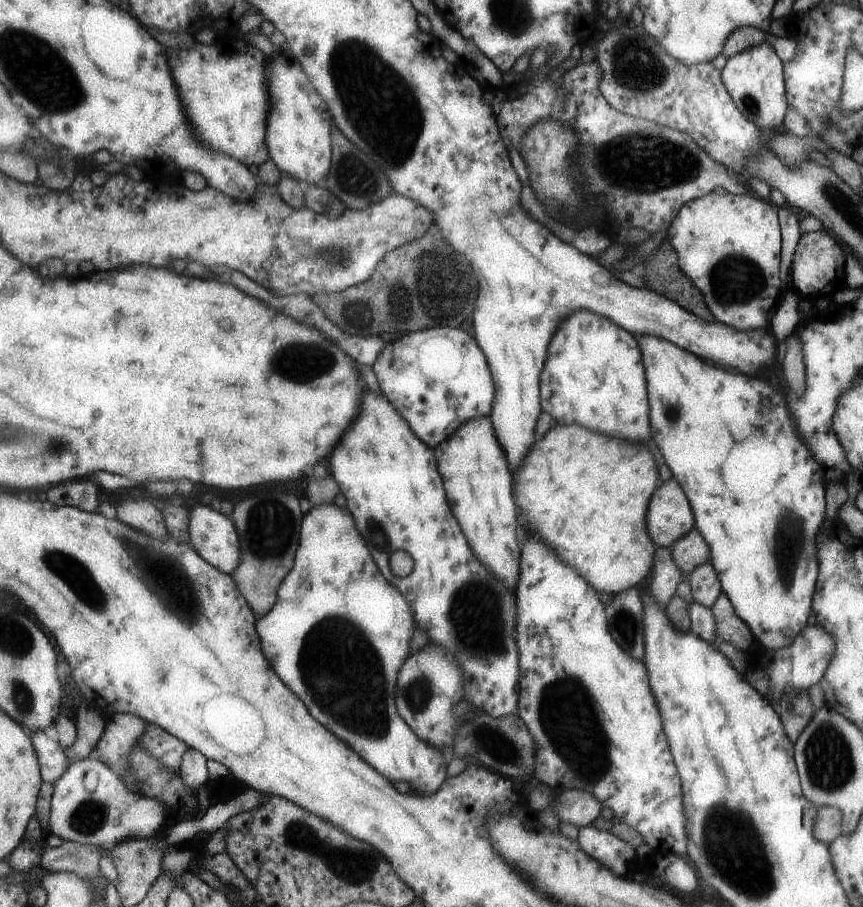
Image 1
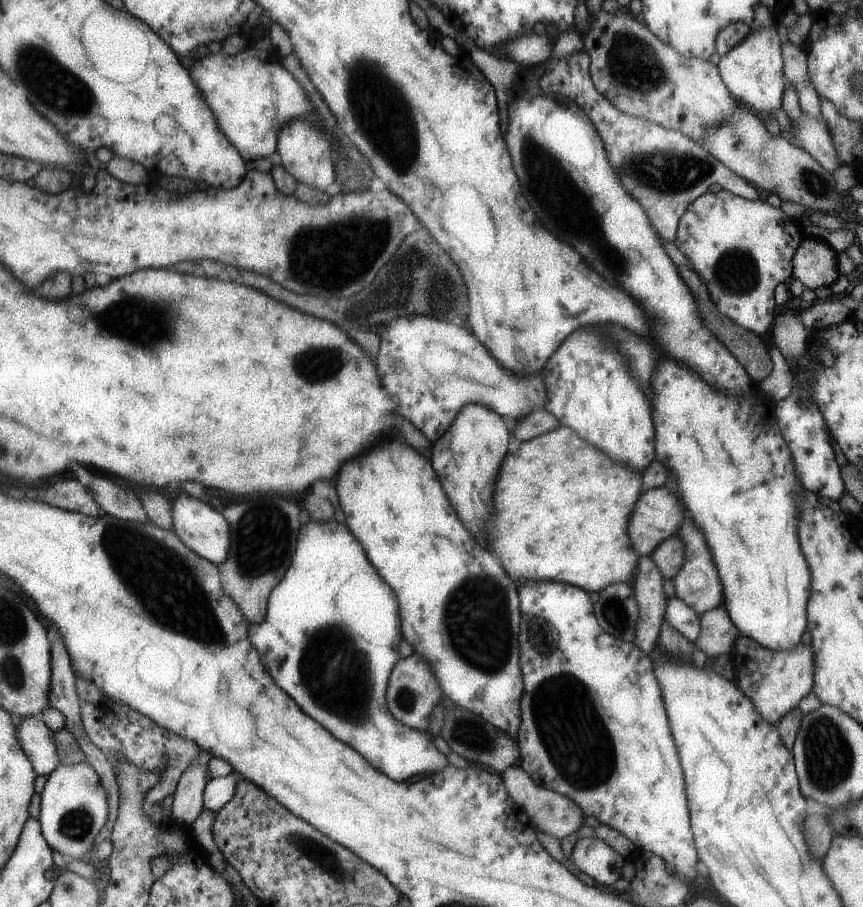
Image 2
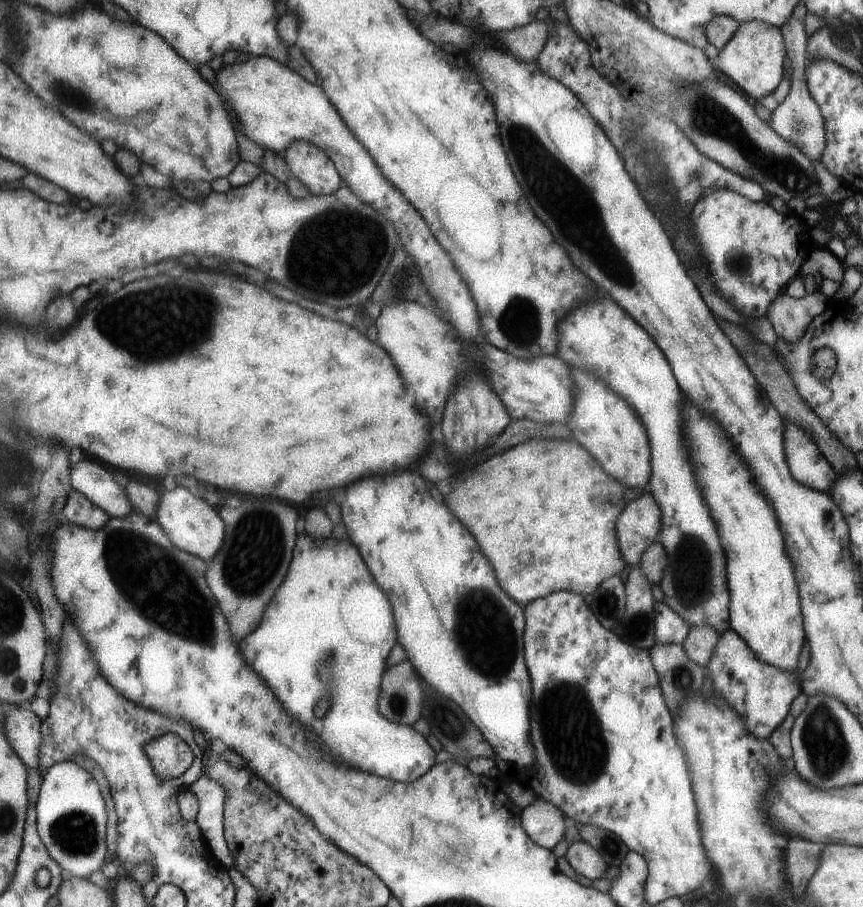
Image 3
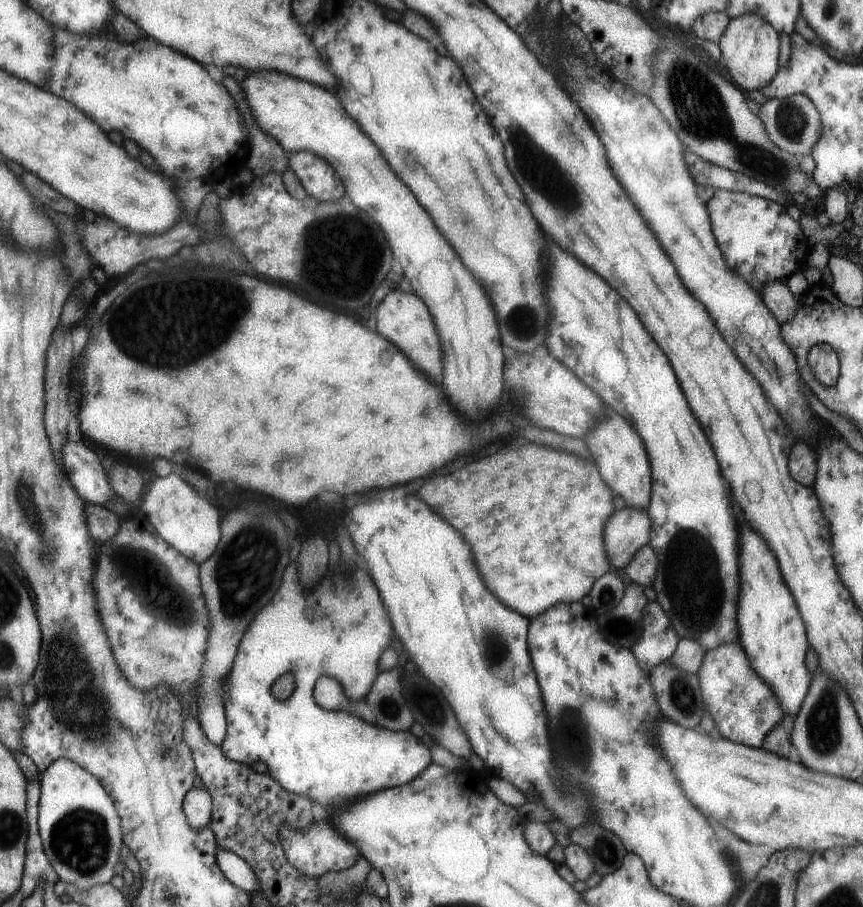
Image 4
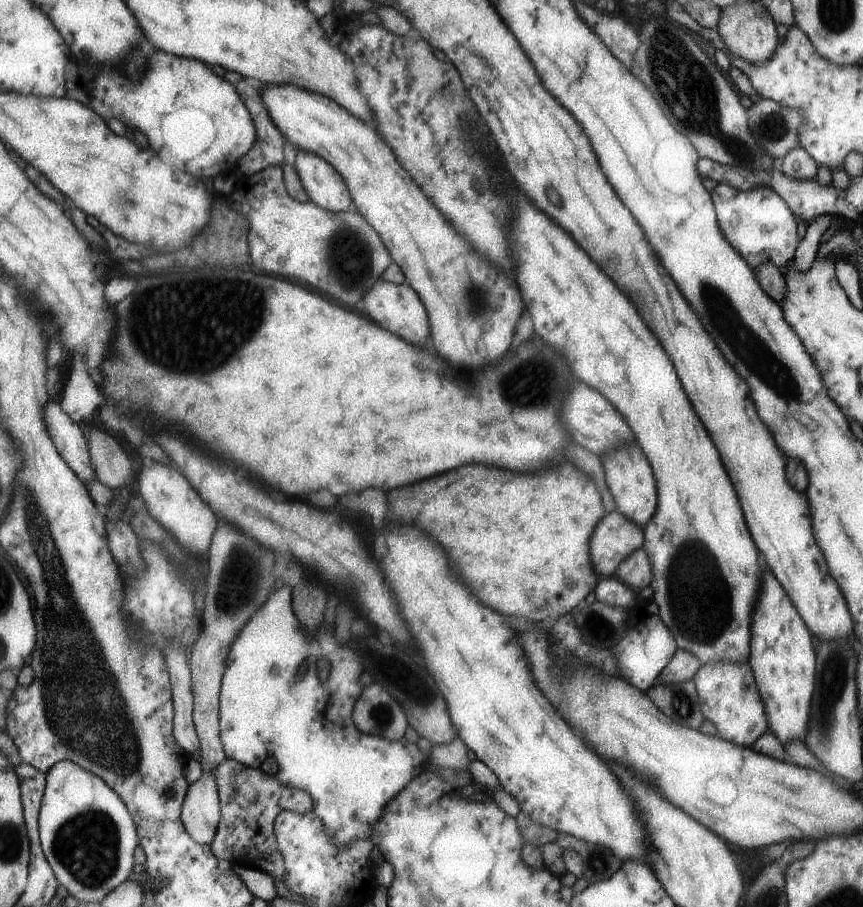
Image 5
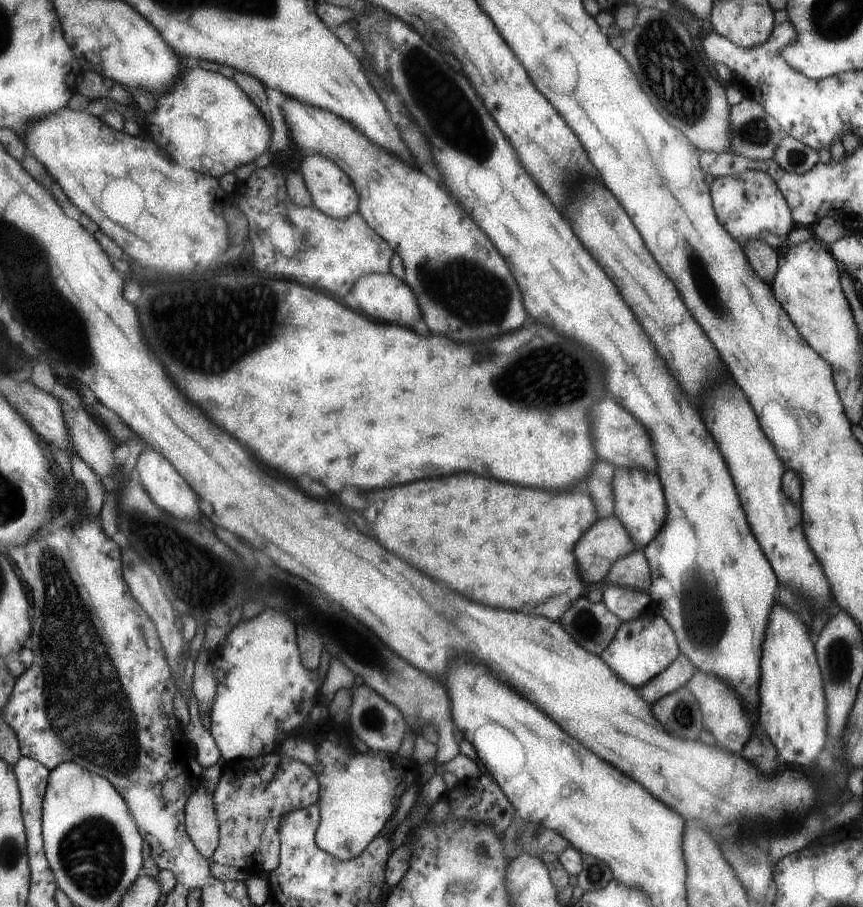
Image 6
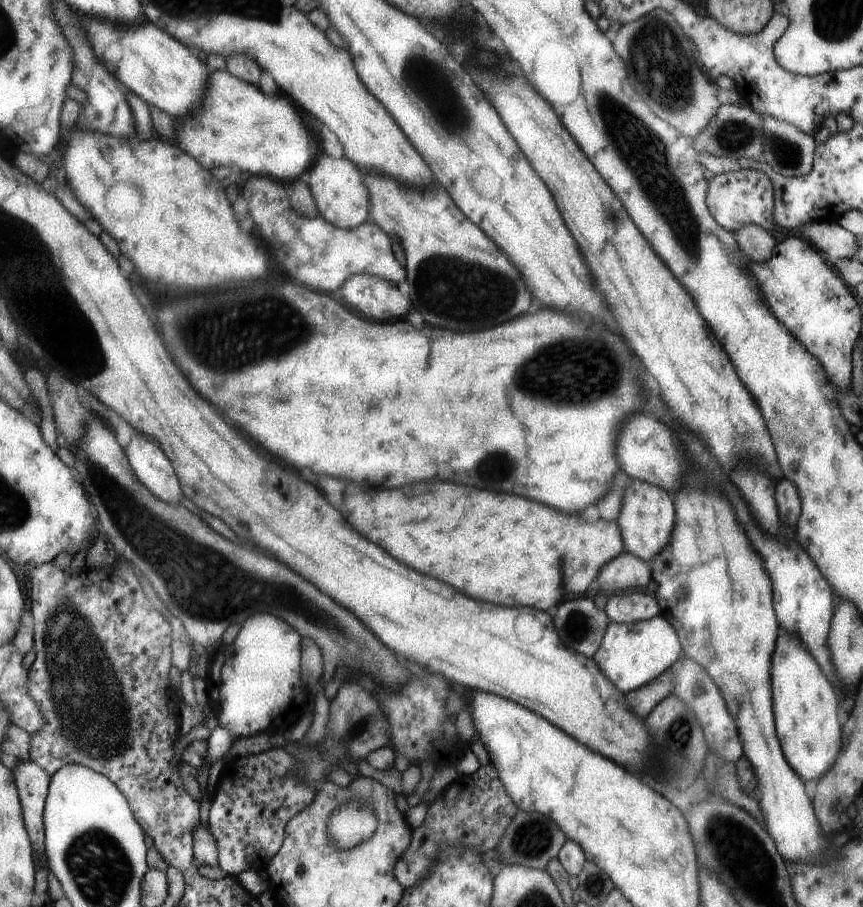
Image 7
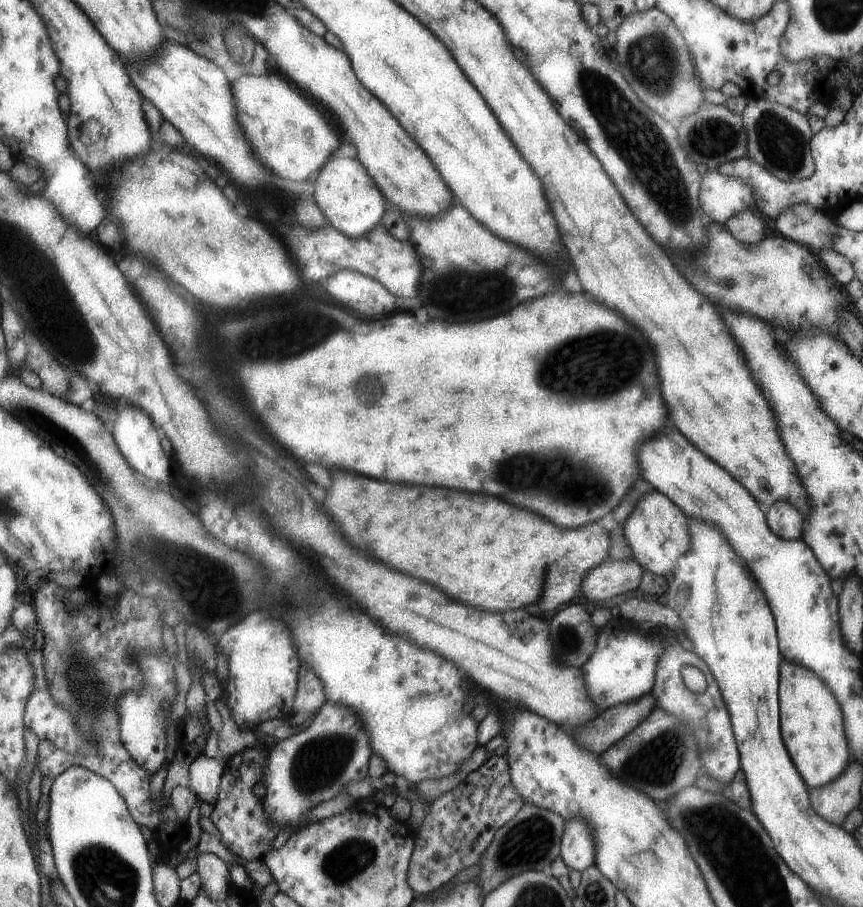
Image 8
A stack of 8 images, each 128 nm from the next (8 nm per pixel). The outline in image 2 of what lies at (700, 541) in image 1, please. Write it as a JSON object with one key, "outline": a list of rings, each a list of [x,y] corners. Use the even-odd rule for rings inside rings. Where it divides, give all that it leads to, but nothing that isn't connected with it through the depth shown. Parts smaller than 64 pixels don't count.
{"outline":[[[677,535],[667,538],[651,556],[664,579],[674,578],[687,561],[687,546],[684,538],[678,538]]]}

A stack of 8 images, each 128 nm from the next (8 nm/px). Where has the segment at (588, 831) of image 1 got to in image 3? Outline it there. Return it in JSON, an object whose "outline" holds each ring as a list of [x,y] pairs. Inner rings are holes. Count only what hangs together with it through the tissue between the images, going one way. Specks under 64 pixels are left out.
{"outline":[[[581,840],[574,842],[572,846],[568,848],[565,856],[566,860],[570,862],[570,866],[572,866],[578,874],[582,874],[582,876],[586,876],[586,878],[592,878],[592,880],[602,878],[602,874],[604,874],[604,870],[606,870],[604,858],[602,858],[594,848],[591,843]]]}

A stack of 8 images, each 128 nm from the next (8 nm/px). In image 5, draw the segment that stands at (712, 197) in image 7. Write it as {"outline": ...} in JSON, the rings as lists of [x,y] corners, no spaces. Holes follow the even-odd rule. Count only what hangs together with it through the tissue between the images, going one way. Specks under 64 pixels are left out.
{"outline":[[[718,183],[712,194],[720,230],[723,230],[727,241],[747,259],[753,269],[772,262],[784,270],[795,260],[796,247],[800,242],[796,229],[799,220],[776,192],[769,188],[737,191],[732,186]]]}

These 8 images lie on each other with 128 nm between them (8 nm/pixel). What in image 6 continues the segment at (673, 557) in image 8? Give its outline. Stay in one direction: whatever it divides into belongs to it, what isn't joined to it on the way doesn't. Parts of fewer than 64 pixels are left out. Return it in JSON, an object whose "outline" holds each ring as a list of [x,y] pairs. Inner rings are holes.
{"outline":[[[616,468],[612,482],[615,496],[615,515],[624,528],[630,532],[637,548],[643,549],[648,542],[654,540],[666,522],[666,496],[660,484],[660,478],[652,472],[644,472],[640,468]]]}

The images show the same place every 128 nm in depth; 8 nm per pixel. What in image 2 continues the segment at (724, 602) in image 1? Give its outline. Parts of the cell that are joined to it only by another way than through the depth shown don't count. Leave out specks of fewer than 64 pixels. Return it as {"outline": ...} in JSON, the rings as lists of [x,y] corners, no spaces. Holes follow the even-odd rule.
{"outline":[[[721,605],[701,615],[700,636],[695,645],[700,649],[699,655],[703,655],[703,659],[721,654],[730,655],[740,635],[725,606]]]}

